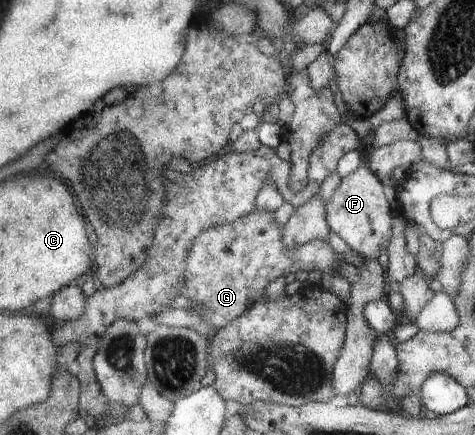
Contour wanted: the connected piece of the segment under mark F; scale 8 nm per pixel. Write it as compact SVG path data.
M362 162L355 172L342 179L326 209L330 229L351 248L354 258L377 258L381 247L388 249L394 229L393 215L398 211L389 207L383 183L367 163Z

